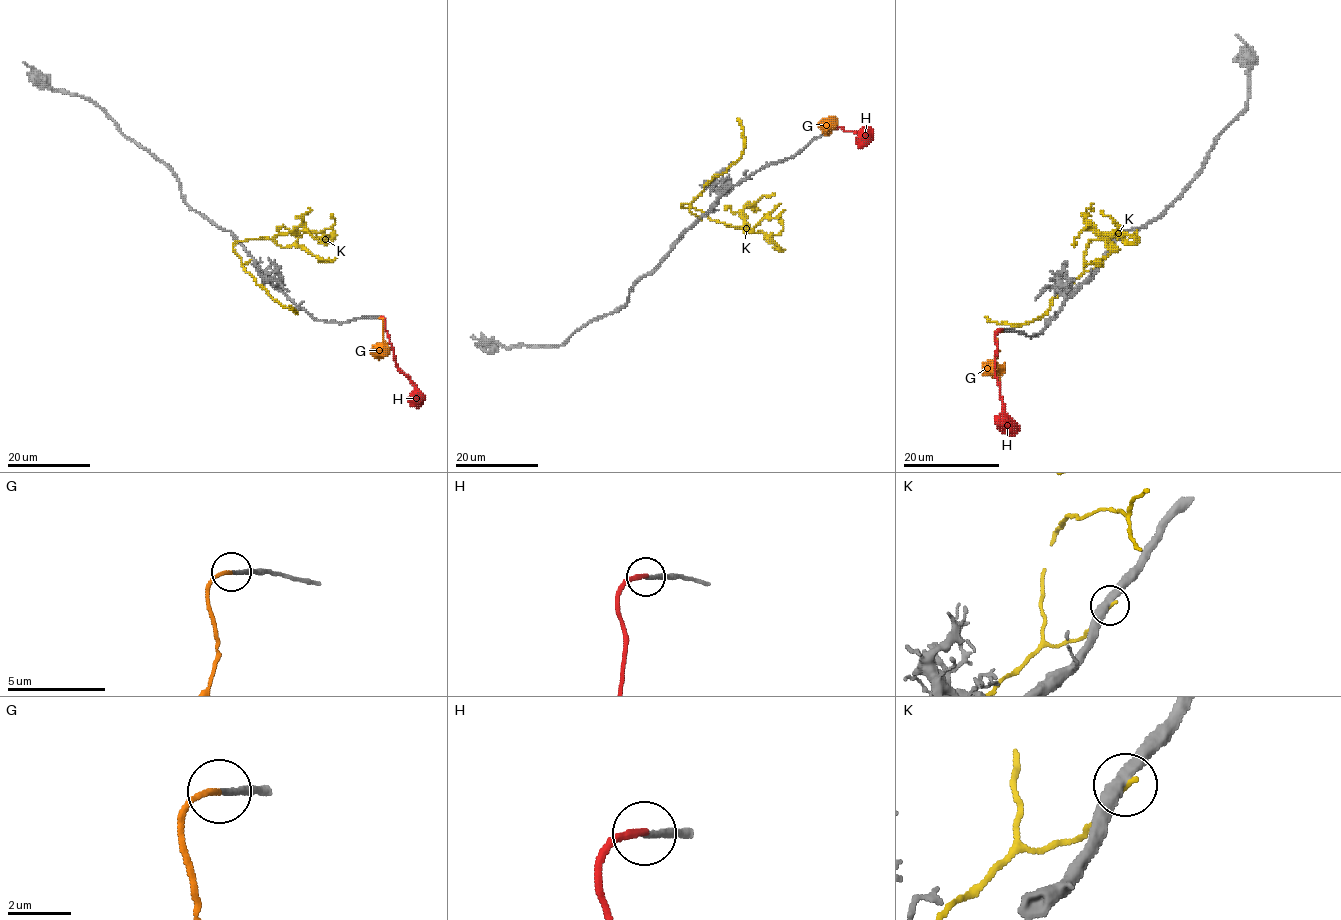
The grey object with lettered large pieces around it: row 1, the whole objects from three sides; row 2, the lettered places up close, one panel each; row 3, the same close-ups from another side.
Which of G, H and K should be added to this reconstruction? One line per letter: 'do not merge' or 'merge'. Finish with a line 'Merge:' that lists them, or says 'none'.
G: merge
H: do not merge
K: do not merge
Merge: G

